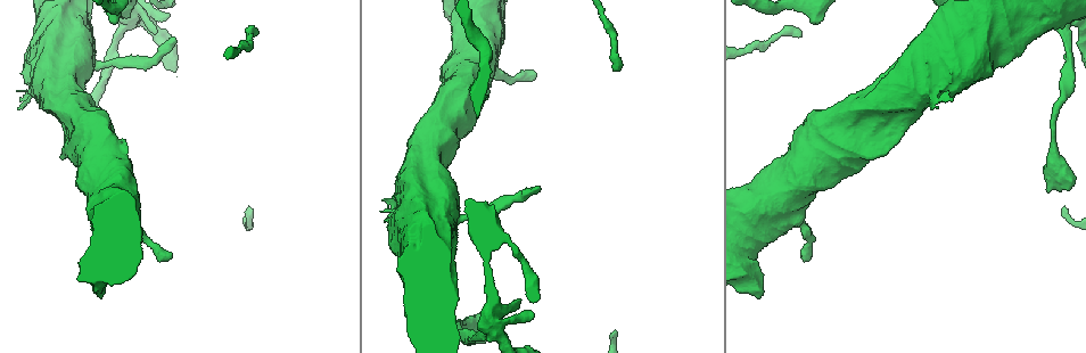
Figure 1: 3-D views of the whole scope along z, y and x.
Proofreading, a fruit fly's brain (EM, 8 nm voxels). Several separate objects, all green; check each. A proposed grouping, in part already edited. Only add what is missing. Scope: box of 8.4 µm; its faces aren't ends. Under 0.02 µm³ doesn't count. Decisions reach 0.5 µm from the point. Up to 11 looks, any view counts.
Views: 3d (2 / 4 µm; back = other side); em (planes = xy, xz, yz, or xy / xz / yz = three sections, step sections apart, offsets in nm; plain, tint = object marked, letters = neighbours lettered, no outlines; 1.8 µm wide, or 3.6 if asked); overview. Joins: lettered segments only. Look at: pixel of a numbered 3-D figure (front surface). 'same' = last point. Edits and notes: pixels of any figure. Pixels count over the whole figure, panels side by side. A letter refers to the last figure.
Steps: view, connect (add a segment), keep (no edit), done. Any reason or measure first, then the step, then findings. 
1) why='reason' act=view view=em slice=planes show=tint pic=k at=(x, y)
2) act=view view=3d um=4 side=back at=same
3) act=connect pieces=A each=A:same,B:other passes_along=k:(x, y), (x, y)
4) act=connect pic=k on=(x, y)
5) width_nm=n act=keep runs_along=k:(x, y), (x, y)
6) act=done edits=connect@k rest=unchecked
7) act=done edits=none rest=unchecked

why='an open end' act=view view=3d um=2 side=back pic=1 at=(1059, 188)

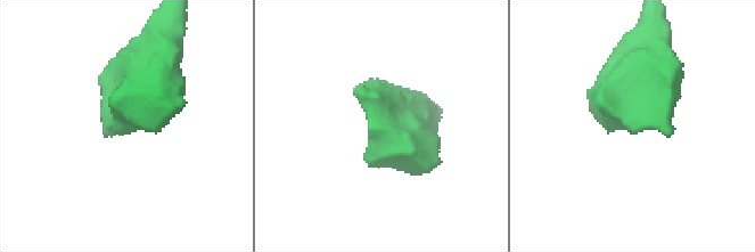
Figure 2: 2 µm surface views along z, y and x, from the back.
act=view view=em slice=yz step=8 show=tint pic=2 at=(636, 131)

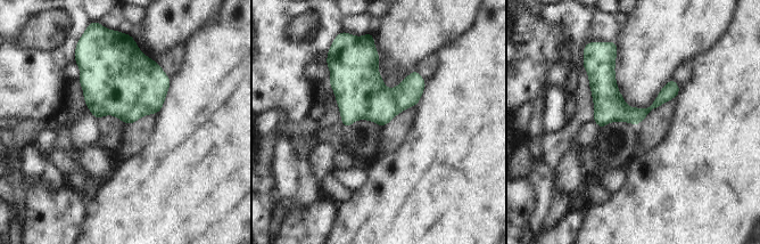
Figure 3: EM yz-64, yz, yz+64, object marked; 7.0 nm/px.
why='cut it another way' act=view view=em slice=planes show=letters at=same

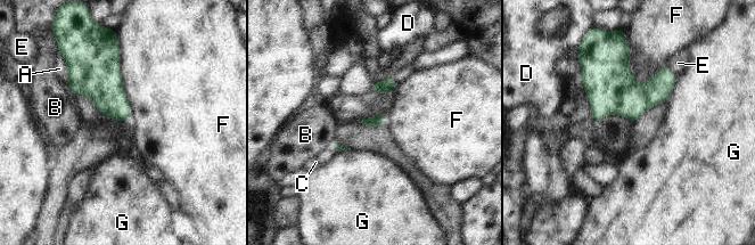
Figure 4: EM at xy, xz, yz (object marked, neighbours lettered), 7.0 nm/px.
act=keep each=A:other,B:other,C:other,D:other,E:other,F:other,G:other border=4:(116, 40), (130, 120) found='no lettered segment goes on from it'

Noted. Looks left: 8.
why='free end' act=view view=em slice=xz step=16 show=tint pic=1 at=(174, 36)

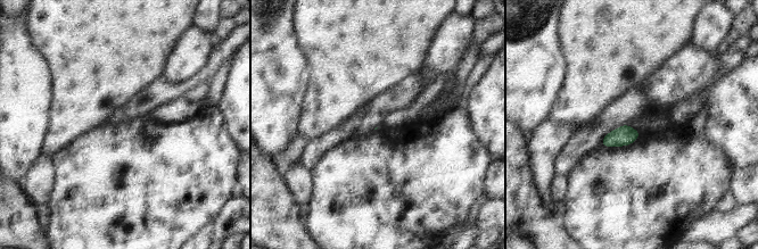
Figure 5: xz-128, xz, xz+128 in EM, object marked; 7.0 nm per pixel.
act=view view=em slice=planes show=letters at=same

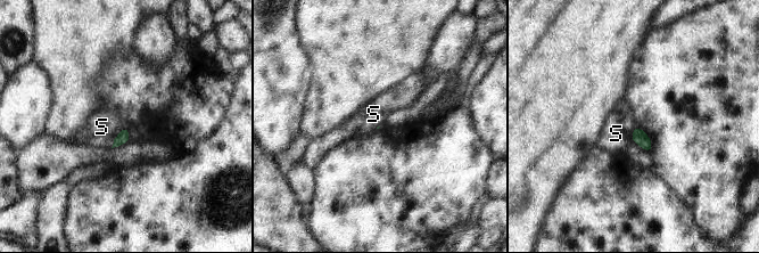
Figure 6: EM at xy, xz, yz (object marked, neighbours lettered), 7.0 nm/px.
act=keep each=S:other border=6:(126, 125), (115, 137), (110, 147) found='no lettered segment goes on from it'

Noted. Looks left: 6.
why='branch stops here' act=view view=em slice=planes show=letters pic=1 at=(807, 252)

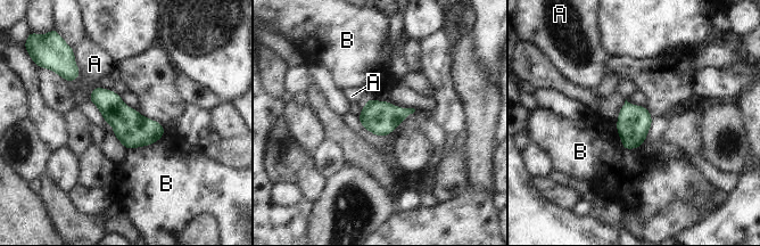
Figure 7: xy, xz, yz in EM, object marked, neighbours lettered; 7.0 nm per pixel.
act=keep each=A:other,B:other border=7:(74, 58), (79, 76), (68, 82) found='none of them fits'

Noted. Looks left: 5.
why='end of a long branch' act=view view=em slice=planes show=letters pic=1 at=(759, 298)

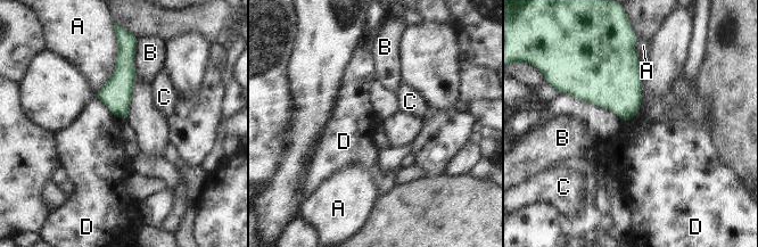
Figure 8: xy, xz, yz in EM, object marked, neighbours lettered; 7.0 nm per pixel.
act=keep each=A:other,B:other,C:other,D:other border=8:(104, 103), (109, 109) found='none of them fits'

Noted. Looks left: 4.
act=done edits=none rest=unchecked

